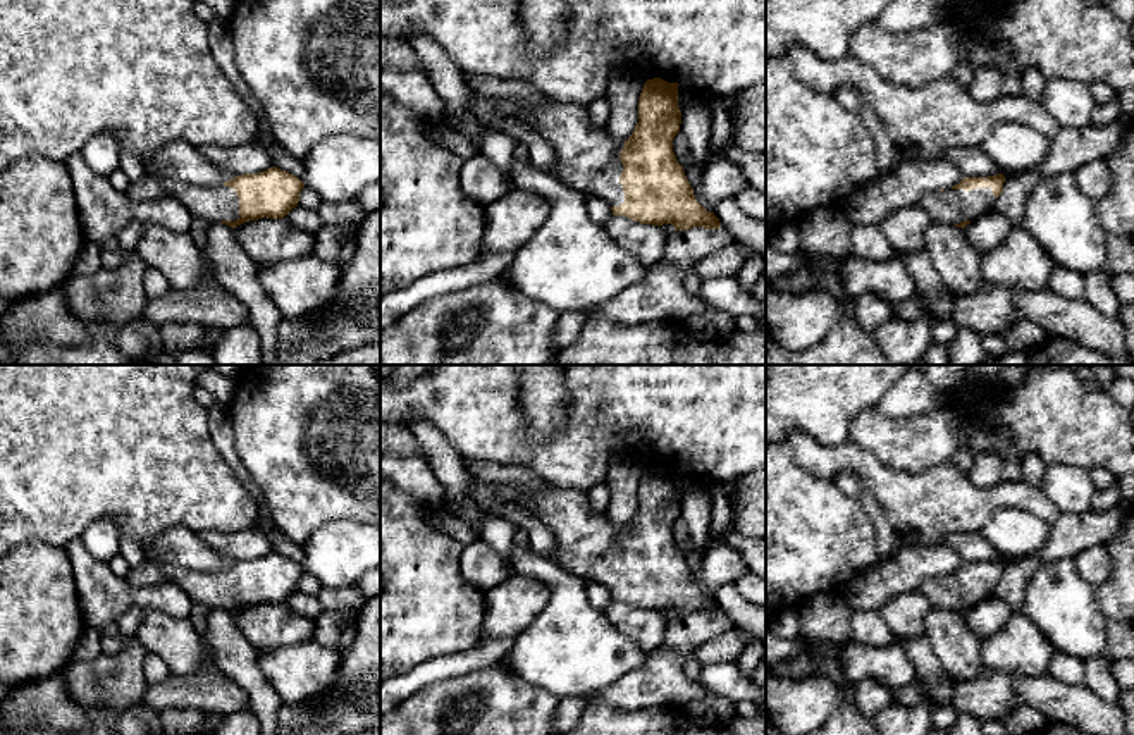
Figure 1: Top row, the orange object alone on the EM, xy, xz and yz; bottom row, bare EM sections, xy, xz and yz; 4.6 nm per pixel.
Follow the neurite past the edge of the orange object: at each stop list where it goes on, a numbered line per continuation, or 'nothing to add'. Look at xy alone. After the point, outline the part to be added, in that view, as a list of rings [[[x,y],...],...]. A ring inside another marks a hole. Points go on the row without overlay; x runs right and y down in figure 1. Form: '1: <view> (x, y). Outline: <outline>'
1: xy (217, 589). Outline: [[[163,561],[155,563],[188,594],[193,604],[200,602],[210,608],[239,604],[239,584],[229,571],[206,573]]]

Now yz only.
1: yz (949, 592). Outline: [[[991,573],[929,577],[919,589],[933,608],[945,611],[960,609],[964,606],[972,608],[979,601],[993,596],[995,590],[996,584]]]

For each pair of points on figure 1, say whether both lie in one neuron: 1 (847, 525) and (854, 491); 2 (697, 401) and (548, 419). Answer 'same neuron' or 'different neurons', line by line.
1: different neurons
2: different neurons

